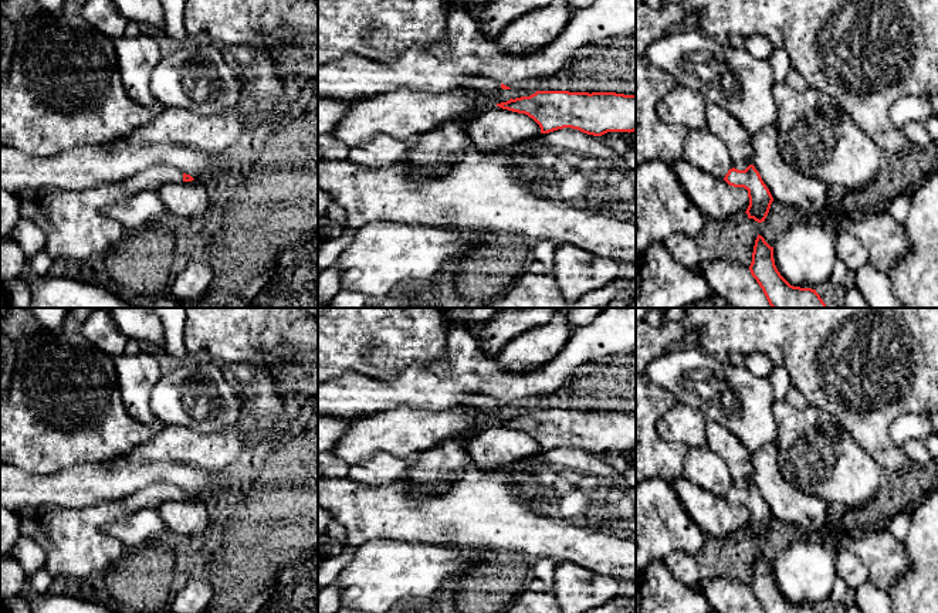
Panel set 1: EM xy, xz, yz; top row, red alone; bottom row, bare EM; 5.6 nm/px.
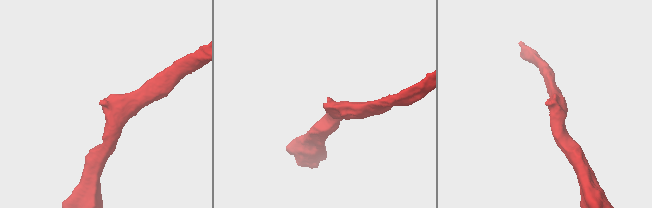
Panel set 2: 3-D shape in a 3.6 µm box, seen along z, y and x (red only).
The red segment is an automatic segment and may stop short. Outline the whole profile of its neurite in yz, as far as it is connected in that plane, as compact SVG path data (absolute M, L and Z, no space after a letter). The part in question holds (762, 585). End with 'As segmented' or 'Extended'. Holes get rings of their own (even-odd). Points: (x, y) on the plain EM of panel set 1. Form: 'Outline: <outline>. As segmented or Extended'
Outline: M758 552L749 583L765 613L819 613L816 607L790 603L778 589L773 578L773 565Z. As segmented

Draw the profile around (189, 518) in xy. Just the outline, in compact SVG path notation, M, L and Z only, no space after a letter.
M173 497L158 505L156 509L170 532L187 539L202 535L210 522L206 504L199 497L192 499Z

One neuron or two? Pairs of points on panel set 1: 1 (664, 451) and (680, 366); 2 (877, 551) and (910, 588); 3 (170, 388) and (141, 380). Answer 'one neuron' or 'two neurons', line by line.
1: two neurons
2: two neurons
3: two neurons

